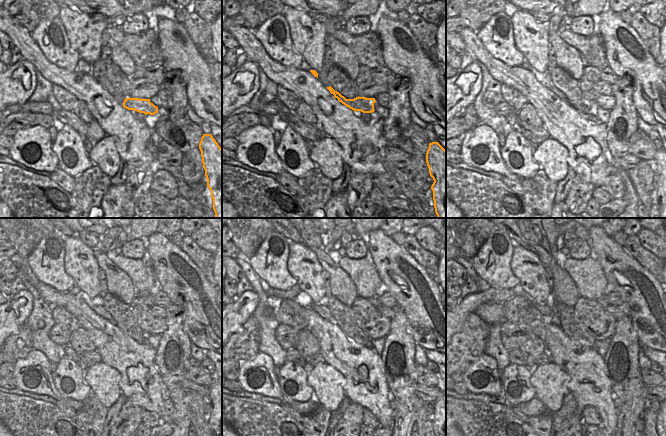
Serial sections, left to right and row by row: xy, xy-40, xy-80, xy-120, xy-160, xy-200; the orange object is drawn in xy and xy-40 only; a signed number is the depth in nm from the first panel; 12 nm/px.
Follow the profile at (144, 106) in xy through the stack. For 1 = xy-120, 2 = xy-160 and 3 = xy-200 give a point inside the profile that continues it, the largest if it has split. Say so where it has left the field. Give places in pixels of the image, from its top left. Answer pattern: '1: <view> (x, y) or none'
1: xy-120 (99, 309)
2: xy-160 (303, 299)
3: xy-200 (543, 309)

